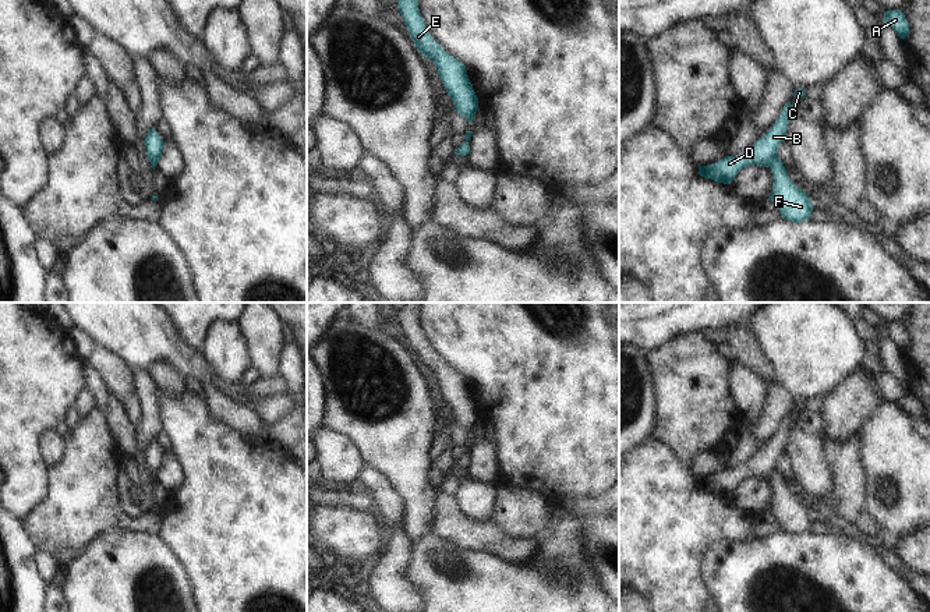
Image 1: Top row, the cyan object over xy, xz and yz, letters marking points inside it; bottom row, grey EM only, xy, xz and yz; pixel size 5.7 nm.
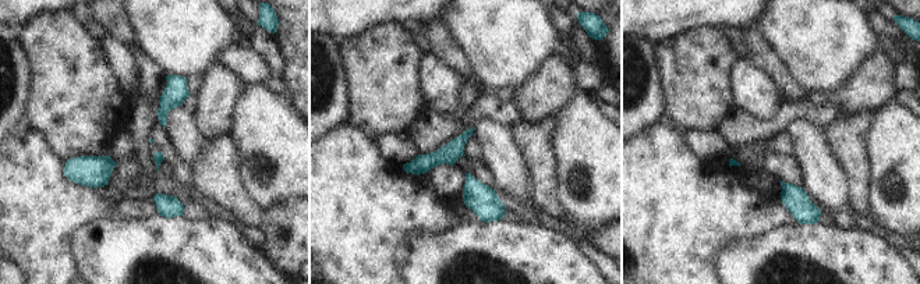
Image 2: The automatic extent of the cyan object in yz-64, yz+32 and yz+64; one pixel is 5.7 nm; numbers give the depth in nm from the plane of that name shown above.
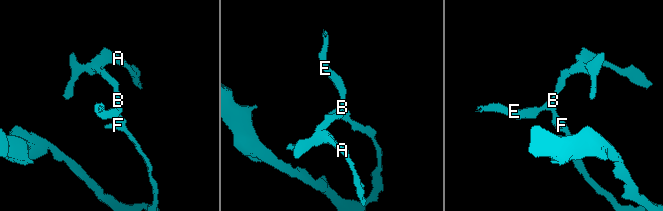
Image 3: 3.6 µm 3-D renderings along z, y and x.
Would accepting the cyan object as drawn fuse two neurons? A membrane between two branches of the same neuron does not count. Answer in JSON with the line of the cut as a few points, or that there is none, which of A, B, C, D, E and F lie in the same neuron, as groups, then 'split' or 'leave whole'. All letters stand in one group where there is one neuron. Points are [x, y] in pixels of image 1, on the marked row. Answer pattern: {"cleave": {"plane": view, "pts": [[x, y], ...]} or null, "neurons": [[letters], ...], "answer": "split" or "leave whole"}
{"cleave": {"plane": "yz", "pts": [[777, 156], [768, 166]]}, "neurons": [["A", "B", "C", "D", "E"], ["F"]], "answer": "split"}

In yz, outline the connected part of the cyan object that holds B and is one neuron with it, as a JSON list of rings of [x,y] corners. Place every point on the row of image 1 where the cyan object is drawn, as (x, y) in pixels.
[[[788,102],[781,110],[768,132],[754,142],[747,151],[738,156],[725,156],[724,159],[699,167],[699,174],[717,183],[731,184],[736,174],[753,165],[770,167],[777,158],[778,146],[786,137],[786,127],[793,117],[793,107]]]

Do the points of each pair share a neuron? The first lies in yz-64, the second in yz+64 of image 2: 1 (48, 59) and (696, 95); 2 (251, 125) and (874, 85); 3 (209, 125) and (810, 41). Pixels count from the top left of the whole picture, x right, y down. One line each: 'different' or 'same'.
1: same
2: different
3: different

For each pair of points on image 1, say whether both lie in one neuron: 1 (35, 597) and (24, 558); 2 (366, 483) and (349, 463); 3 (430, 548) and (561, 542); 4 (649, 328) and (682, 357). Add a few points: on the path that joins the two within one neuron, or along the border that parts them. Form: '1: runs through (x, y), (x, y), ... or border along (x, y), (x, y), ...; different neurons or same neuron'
1: runs through (25, 587), (24, 568); same neuron
2: border along (364, 464), (356, 483); different neurons
3: runs through (463, 575), (529, 575); same neuron
4: border along (699, 332), (681, 336), (647, 354); different neurons

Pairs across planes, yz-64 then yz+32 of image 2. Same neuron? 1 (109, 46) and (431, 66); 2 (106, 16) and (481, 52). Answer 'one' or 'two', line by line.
1: one
2: two

